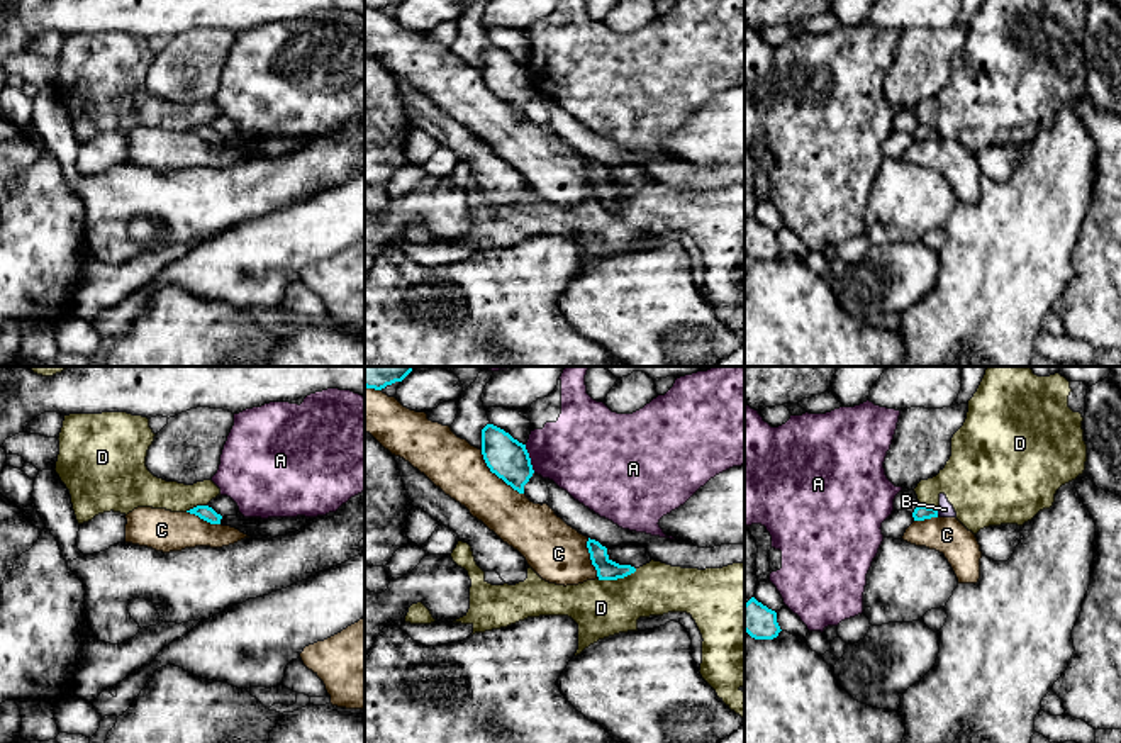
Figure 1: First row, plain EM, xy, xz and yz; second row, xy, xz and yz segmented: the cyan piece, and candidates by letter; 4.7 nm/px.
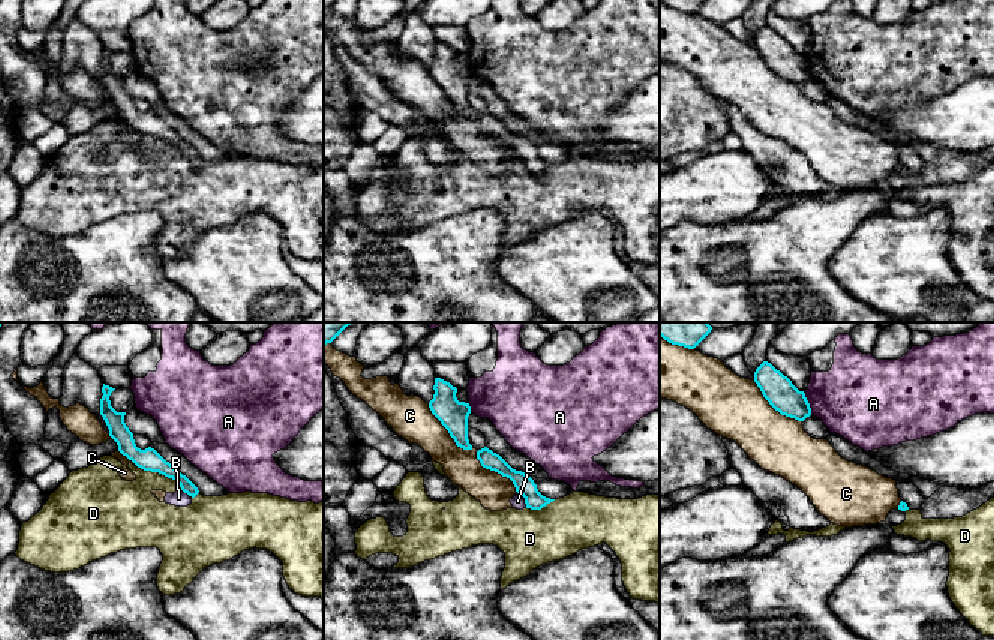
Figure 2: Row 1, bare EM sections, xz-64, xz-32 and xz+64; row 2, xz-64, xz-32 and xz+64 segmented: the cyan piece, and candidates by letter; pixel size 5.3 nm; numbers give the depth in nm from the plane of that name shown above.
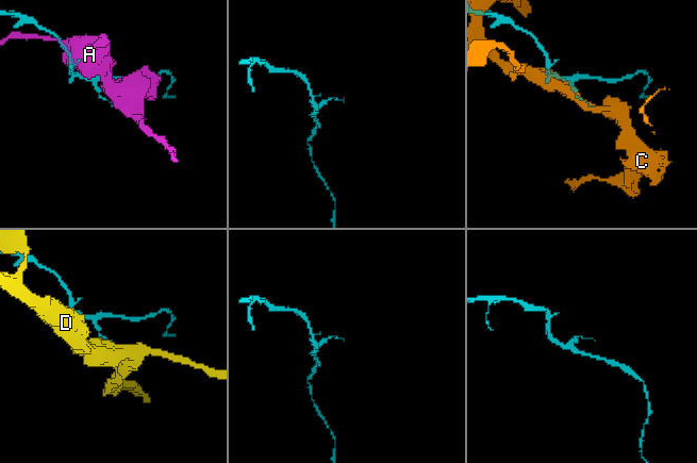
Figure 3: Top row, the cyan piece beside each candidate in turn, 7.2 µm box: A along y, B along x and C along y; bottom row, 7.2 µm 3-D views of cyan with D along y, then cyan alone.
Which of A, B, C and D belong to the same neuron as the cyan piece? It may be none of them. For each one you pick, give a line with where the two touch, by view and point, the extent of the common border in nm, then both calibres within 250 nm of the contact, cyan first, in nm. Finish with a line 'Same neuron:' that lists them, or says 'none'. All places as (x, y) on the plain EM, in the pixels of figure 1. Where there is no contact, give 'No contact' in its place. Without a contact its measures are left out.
Same neuron: none

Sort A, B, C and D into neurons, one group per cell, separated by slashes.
A / B D / C

